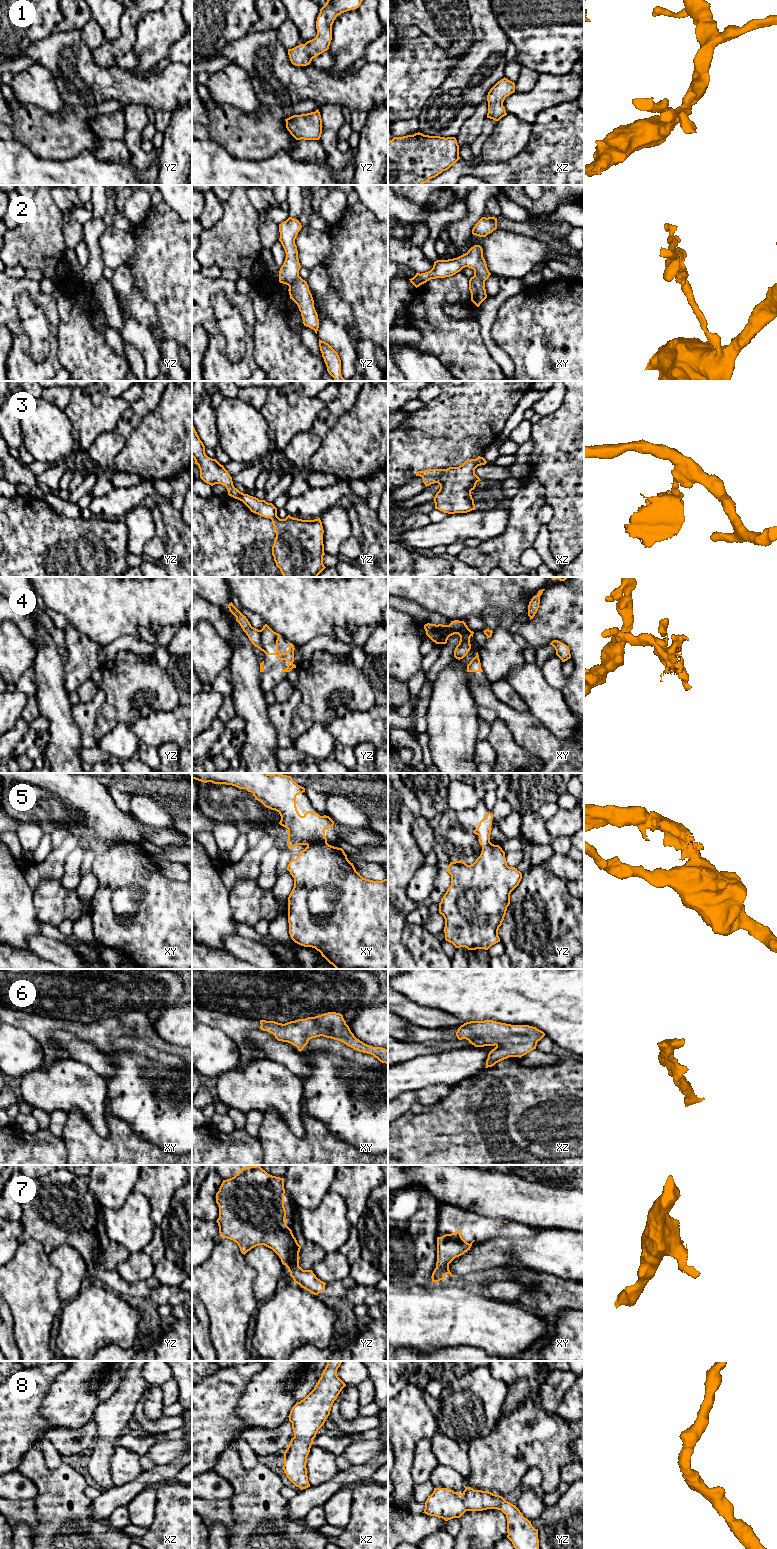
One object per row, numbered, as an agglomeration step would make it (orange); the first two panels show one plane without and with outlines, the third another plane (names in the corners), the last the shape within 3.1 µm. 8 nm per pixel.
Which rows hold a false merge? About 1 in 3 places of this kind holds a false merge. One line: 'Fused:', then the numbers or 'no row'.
Fused: 2, 3, 4, 5

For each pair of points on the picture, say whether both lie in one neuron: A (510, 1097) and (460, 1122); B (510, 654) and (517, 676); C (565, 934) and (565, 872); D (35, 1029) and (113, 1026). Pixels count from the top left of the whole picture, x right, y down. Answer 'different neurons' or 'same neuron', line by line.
A: same neuron
B: different neurons
C: different neurons
D: same neuron

